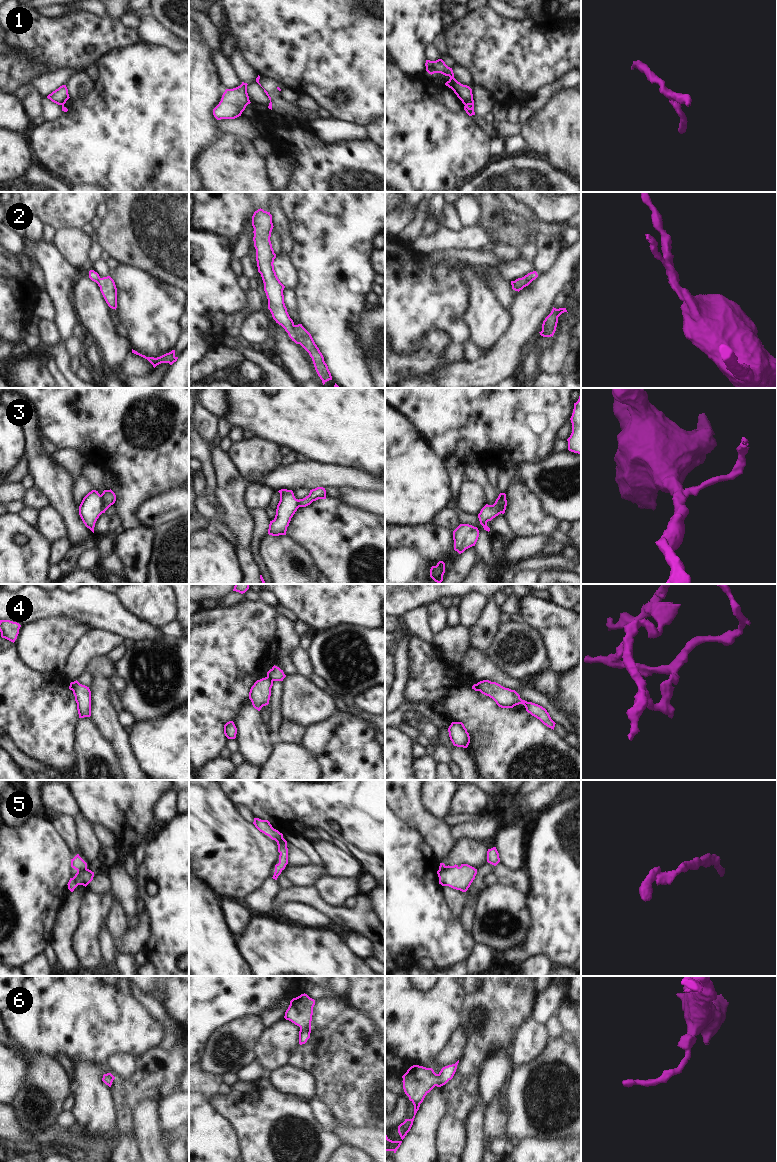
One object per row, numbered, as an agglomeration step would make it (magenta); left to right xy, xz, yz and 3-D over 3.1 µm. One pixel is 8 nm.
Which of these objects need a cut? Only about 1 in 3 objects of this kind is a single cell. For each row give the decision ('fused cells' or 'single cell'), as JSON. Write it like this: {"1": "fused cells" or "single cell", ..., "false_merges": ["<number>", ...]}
{"1": "fused cells", "2": "fused cells", "3": "fused cells", "4": "fused cells", "5": "fused cells", "6": "single cell", "false_merges": ["1", "2", "3", "4", "5"]}

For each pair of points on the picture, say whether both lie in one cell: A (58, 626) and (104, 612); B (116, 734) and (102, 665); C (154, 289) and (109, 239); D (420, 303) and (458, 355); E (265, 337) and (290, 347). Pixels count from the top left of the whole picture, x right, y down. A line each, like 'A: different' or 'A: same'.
A: different
B: same
C: different
D: same
E: different

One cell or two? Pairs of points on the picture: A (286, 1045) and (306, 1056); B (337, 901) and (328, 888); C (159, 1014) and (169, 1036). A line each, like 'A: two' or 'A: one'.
A: two
B: one
C: one

